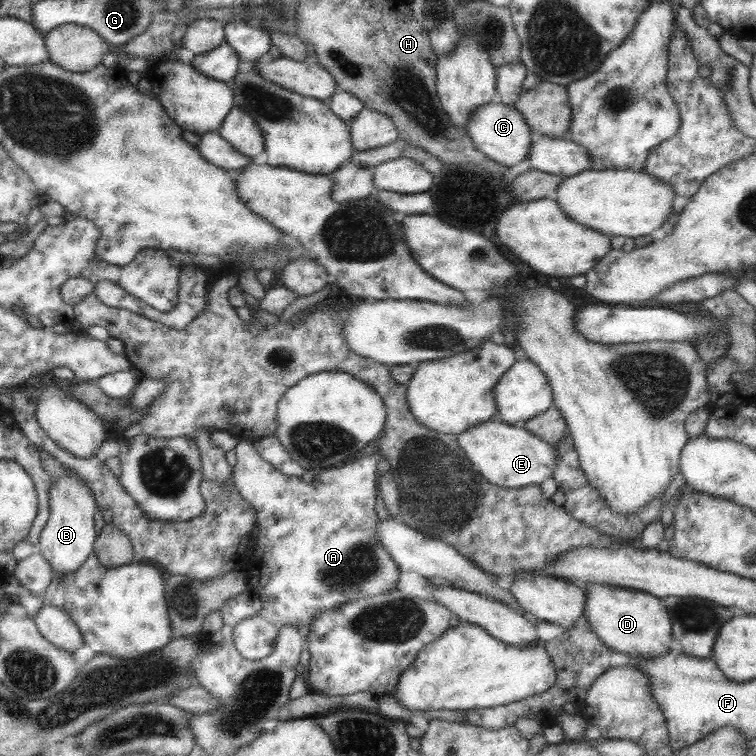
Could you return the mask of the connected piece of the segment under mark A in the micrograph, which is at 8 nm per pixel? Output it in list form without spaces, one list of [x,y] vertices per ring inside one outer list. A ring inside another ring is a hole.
[[[248,440],[237,442],[236,465],[232,470],[232,483],[250,507],[256,512],[258,536],[256,550],[252,556],[252,568],[248,570],[248,586],[256,588],[263,602],[258,614],[239,622],[233,630],[233,641],[238,652],[248,660],[260,660],[268,656],[277,643],[283,626],[295,626],[308,632],[317,614],[352,602],[357,598],[374,598],[388,594],[400,581],[399,566],[376,537],[376,527],[381,521],[376,514],[377,482],[380,473],[378,463],[382,455],[357,456],[341,468],[326,470],[314,477],[310,484],[300,477],[288,477],[272,464],[264,461],[253,443]]]

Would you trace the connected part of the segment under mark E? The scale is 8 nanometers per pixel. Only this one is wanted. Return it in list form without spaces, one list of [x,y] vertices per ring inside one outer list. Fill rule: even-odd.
[[[487,420],[457,434],[456,443],[466,459],[486,478],[486,481],[507,489],[540,485],[552,478],[556,470],[556,445],[533,435],[524,426],[504,424],[500,420]]]

